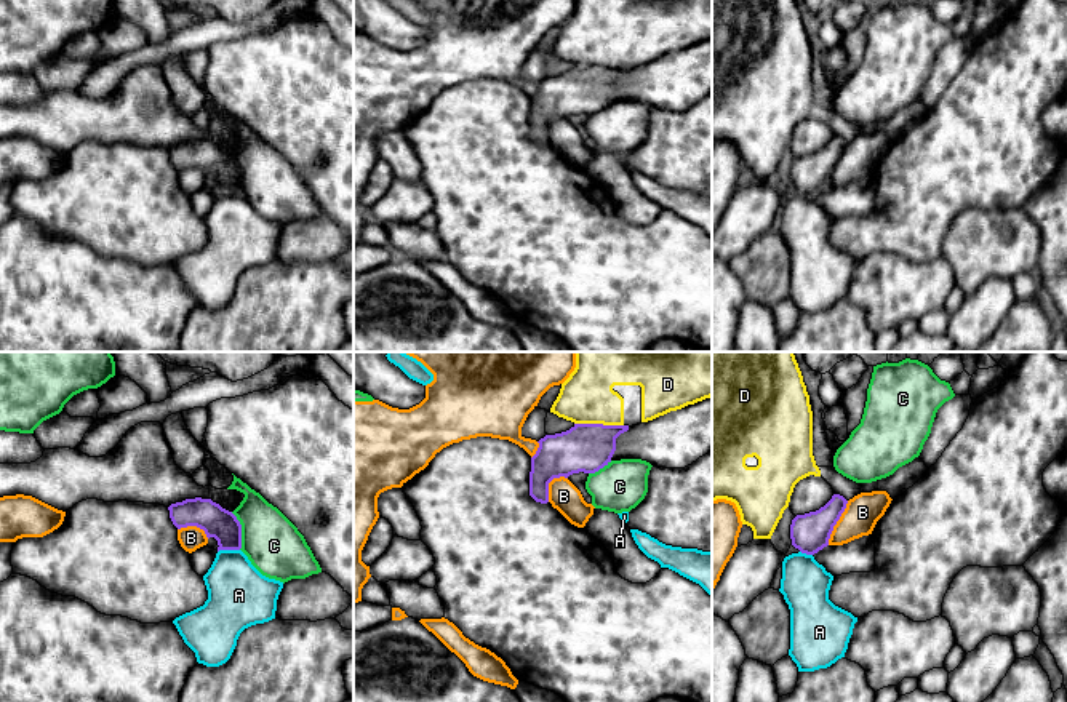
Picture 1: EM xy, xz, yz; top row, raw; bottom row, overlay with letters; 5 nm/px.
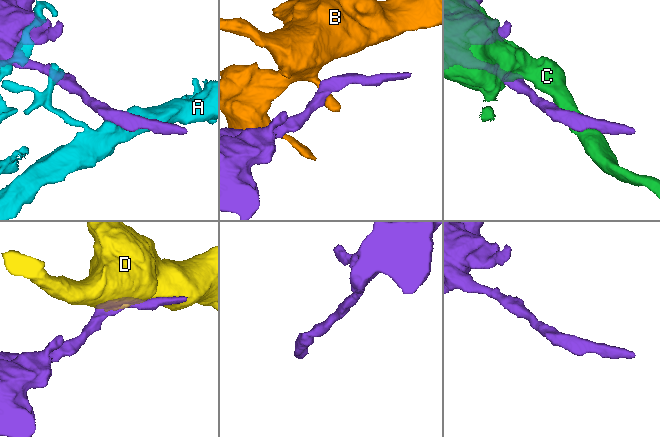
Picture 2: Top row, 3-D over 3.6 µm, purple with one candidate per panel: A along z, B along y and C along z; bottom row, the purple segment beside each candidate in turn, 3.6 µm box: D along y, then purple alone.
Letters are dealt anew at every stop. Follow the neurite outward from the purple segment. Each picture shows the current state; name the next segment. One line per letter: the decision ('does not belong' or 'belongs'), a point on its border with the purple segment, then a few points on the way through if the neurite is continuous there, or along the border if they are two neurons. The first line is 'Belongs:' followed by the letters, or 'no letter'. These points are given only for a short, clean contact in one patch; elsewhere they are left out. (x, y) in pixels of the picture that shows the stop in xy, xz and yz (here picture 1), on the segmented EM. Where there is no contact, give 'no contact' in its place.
Belongs: no letter
A: does not belong; contact xy (227, 549)
B: does not belong; contact yz (835, 523); border yz (848, 501), (827, 544)
C: does not belong; contact xy (240, 531)
D: does not belong; contact xz (599, 424)

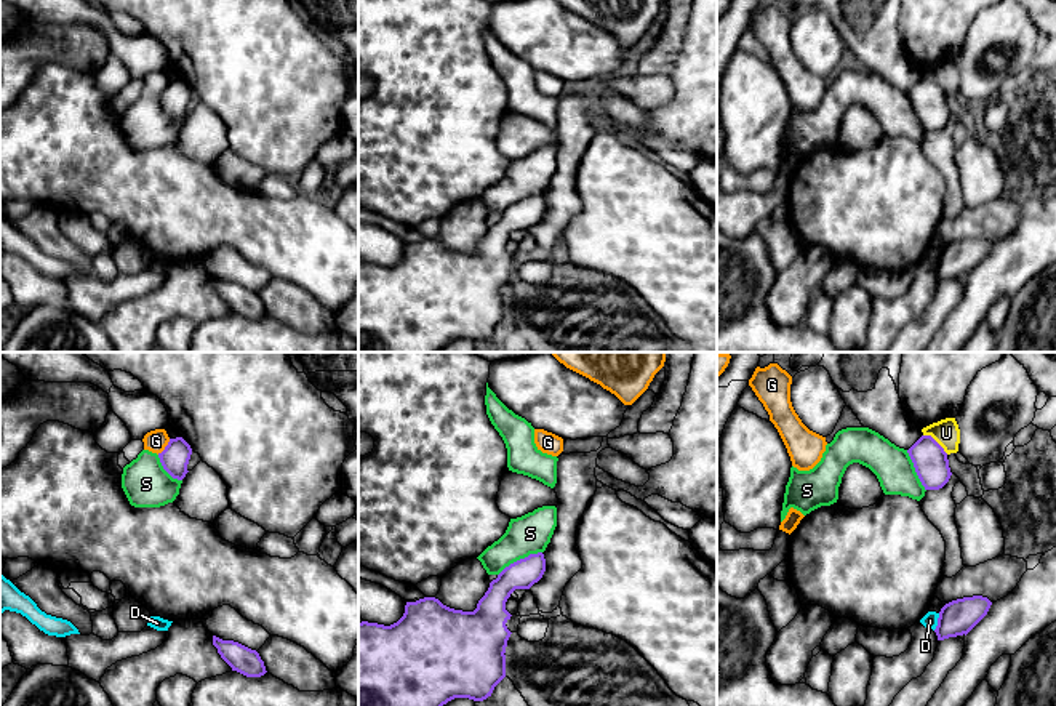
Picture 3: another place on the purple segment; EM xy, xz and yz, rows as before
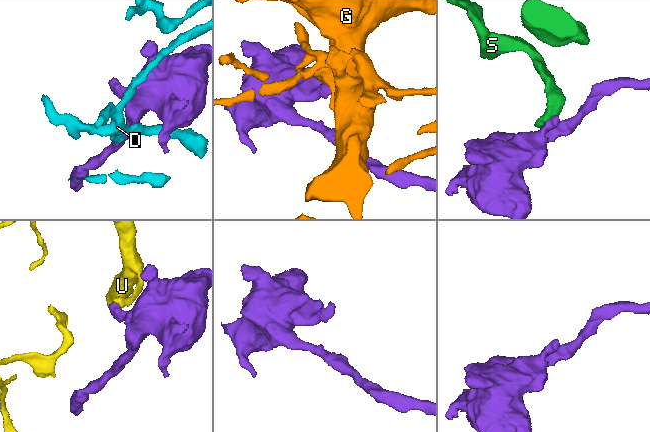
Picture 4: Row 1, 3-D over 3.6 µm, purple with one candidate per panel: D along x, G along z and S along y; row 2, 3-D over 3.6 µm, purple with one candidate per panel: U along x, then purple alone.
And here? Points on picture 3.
Belongs: no letter
D: does not belong; contact yz (938, 621)
G: does not belong; contact xy (165, 447); border xy (170, 439), (157, 453)
S: does not belong; contact xz (520, 559); border xz (541, 551), (511, 562), (498, 575)
U: does not belong; contact yz (936, 442); border yz (924, 434), (928, 434), (948, 453)

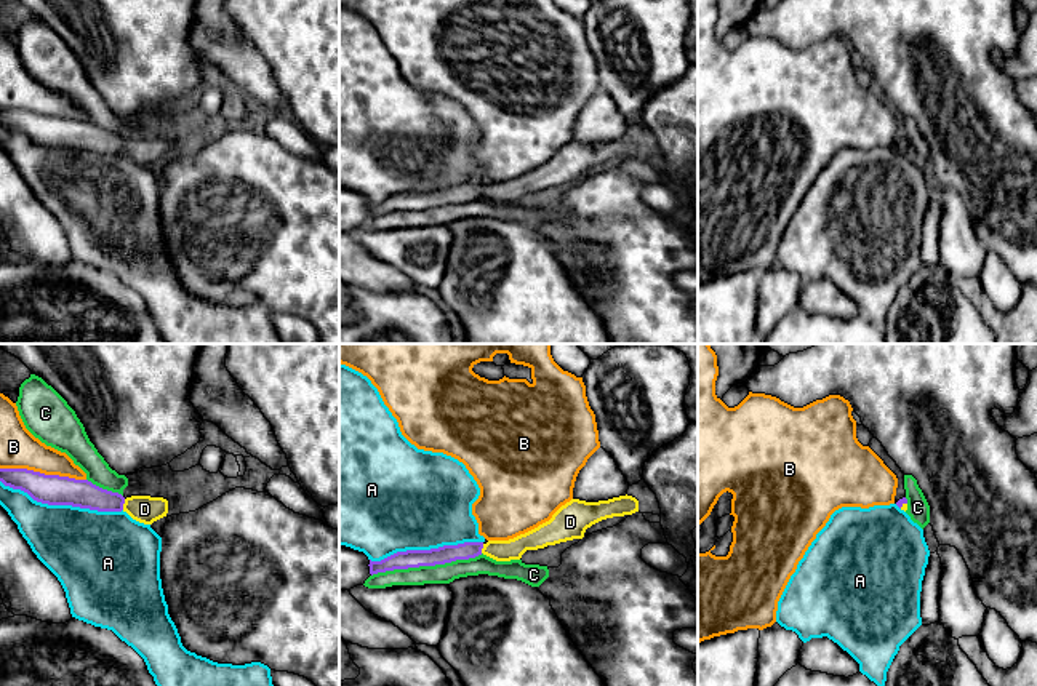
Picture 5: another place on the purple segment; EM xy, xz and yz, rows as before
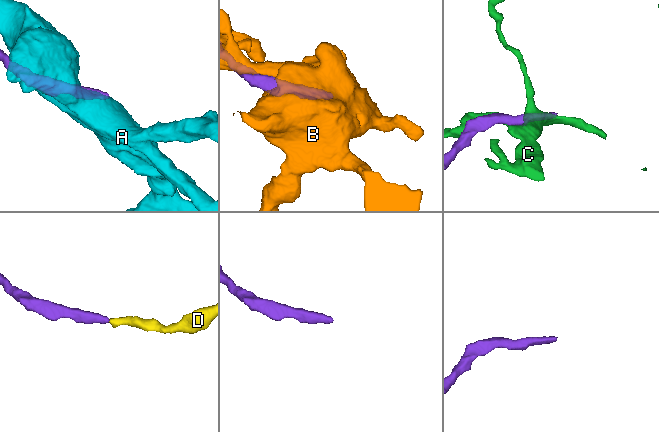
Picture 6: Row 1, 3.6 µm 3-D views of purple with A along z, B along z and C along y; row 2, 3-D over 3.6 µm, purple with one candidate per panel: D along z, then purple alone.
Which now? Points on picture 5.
Belongs: D
A: does not belong; contact xy (61, 504)
B: does not belong; contact xy (44, 474)
C: does not belong; contact xz (426, 565)
D: belongs; contact xy (124, 502); way xy (79, 493), (103, 501), (124, 502), (144, 509)

